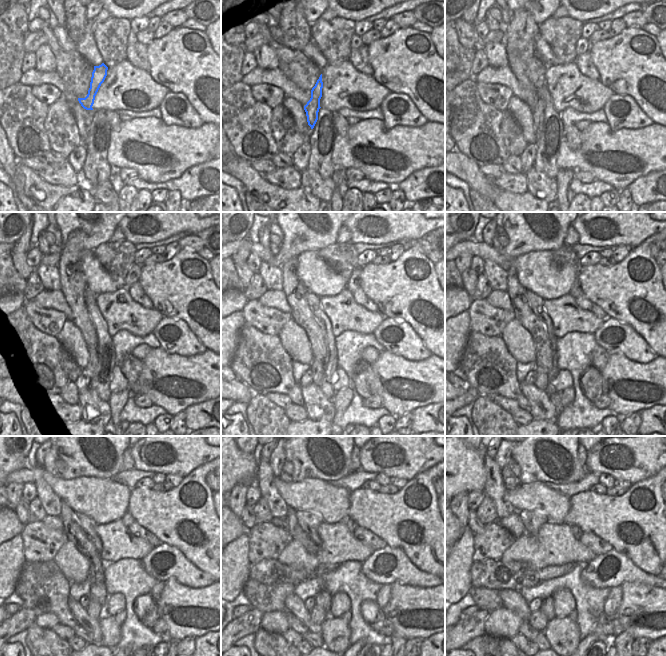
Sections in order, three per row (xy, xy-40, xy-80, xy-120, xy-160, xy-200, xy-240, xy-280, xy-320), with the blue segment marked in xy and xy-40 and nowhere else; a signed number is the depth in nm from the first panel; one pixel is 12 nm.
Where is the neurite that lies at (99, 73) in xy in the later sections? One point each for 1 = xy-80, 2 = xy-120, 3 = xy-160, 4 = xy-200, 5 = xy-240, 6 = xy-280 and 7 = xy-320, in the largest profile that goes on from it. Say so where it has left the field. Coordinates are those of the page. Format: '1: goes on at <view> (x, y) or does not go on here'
1: goes on at xy-80 (538, 112)
2: goes on at xy-120 (90, 368)
3: goes on at xy-160 (316, 367)
4: goes on at xy-200 (541, 382)
5: goes on at xy-240 (94, 609)
6: goes on at xy-280 (318, 615)
7: goes on at xy-320 (537, 620)

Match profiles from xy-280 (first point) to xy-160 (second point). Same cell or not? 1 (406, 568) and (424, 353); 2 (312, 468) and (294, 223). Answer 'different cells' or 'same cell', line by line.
1: same cell
2: same cell

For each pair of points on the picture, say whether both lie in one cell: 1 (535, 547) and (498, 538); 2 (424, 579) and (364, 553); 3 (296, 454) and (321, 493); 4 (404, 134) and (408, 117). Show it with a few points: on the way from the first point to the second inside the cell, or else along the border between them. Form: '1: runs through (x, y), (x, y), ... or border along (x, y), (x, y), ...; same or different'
1: border along (516, 538), (499, 559); different
2: border along (374, 551), (362, 563); different
3: border along (329, 481), (304, 478), (294, 482); different
4: border along (427, 121), (420, 126), (387, 128), (383, 124); different

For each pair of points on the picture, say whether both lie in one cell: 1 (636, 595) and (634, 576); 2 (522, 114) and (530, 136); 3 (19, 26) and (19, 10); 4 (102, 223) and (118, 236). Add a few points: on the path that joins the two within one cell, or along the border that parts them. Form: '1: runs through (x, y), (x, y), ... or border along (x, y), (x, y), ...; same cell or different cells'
1: border along (620, 585), (625, 582), (644, 582), (655, 587); different cells
2: runs through (524, 119), (528, 131); same cell
3: runs through (19, 22), (19, 14); same cell
4: border along (117, 226), (109, 241); different cells

